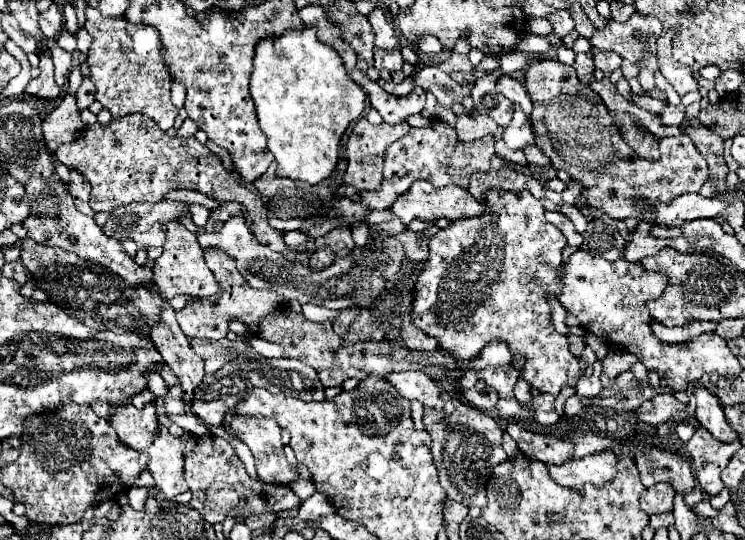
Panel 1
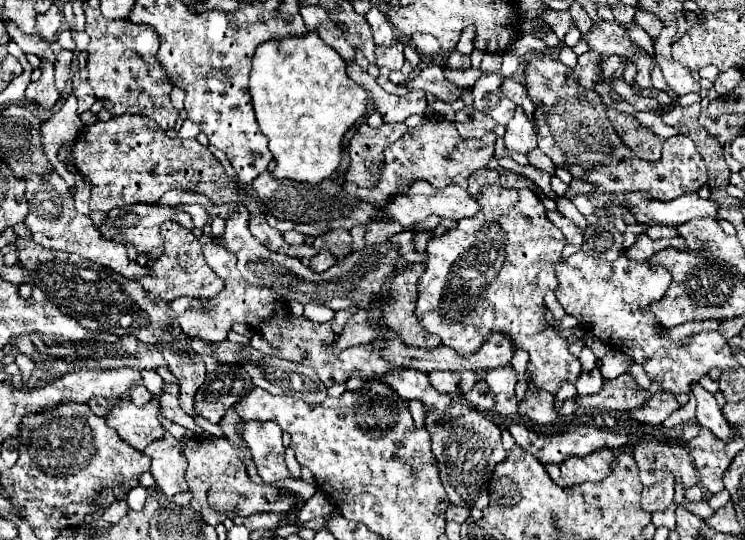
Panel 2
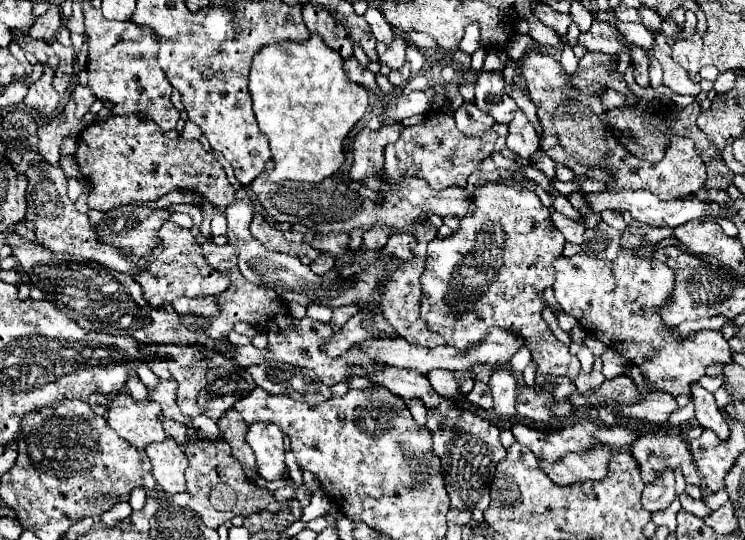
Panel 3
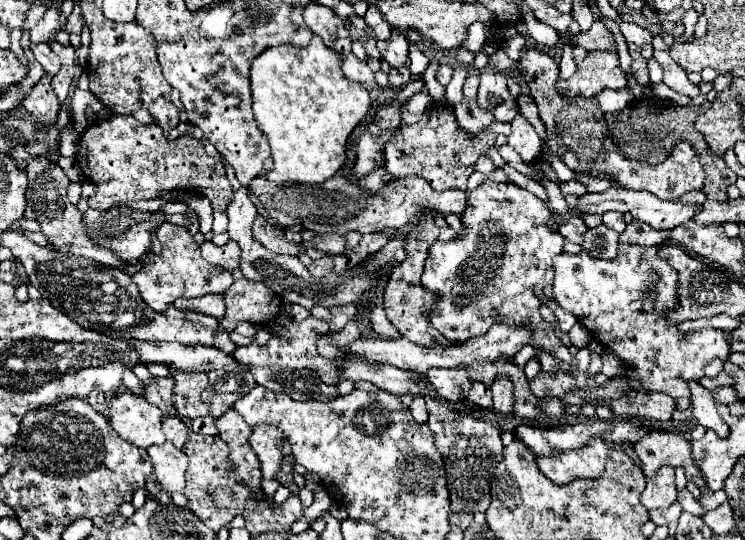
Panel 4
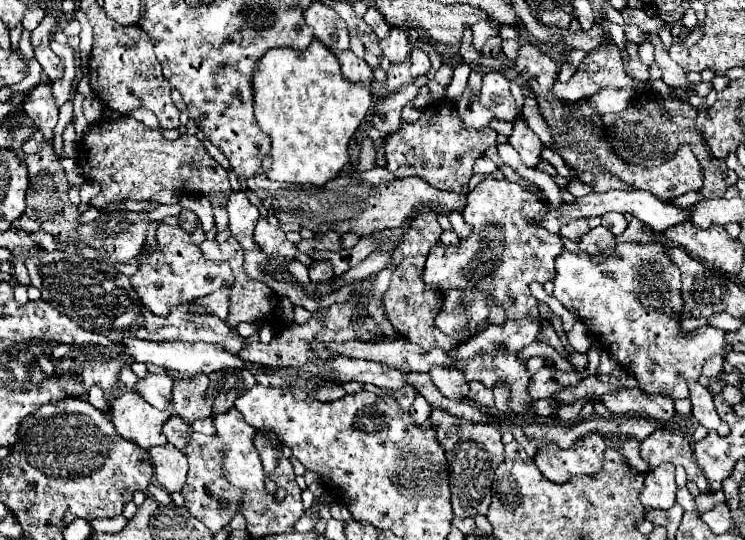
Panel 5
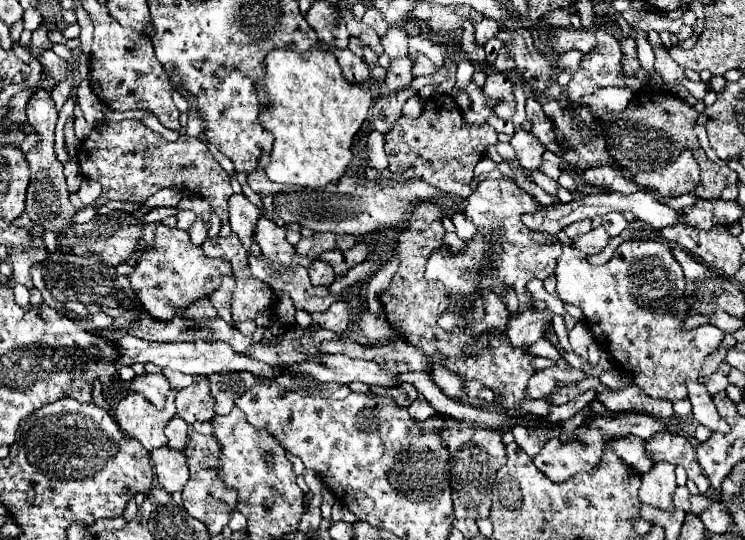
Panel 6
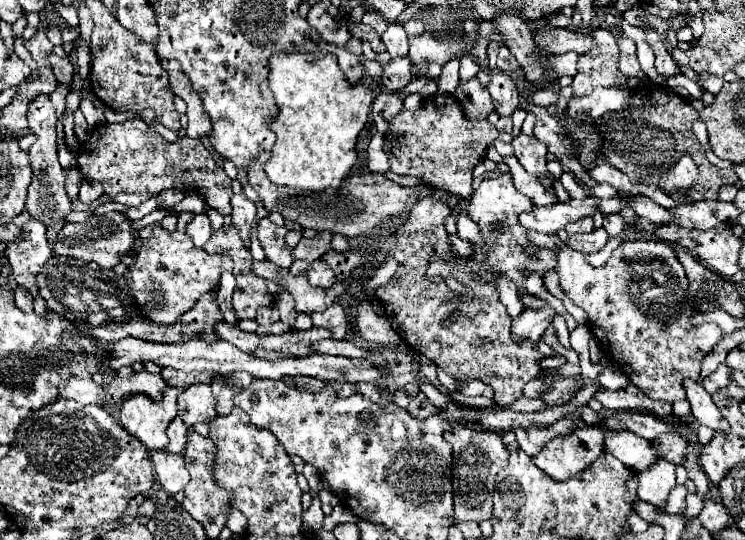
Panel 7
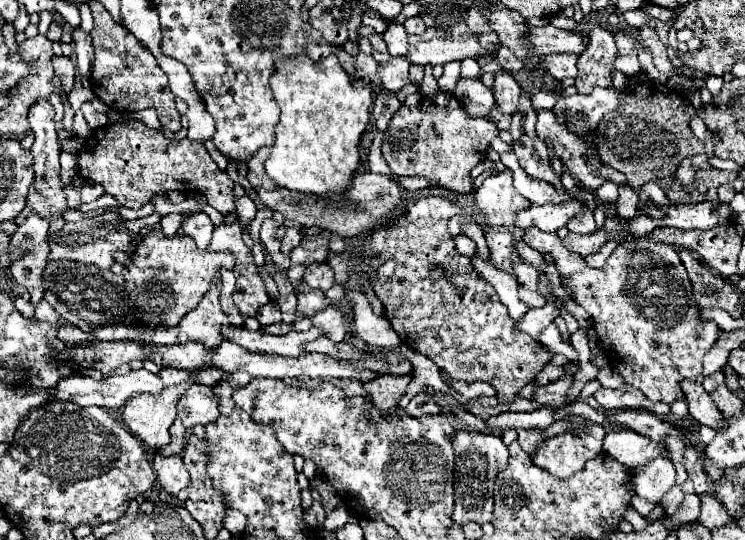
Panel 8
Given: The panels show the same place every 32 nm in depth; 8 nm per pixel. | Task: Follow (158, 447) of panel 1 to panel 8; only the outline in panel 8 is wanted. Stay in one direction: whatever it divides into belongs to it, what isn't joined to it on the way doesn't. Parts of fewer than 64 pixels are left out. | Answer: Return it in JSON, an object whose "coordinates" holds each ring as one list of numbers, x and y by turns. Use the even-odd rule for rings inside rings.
{"coordinates":[[154,456,154,470,158,476,158,484,168,492,168,494,178,494,184,490,190,482,190,474,182,464,180,456]]}

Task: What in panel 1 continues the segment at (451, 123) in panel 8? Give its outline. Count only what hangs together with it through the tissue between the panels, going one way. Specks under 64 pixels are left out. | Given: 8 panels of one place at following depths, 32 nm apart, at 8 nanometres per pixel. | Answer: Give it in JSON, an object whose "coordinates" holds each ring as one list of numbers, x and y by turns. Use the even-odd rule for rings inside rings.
{"coordinates":[[432,120,430,126,424,128,410,128,408,134,404,134,400,140,388,146,386,156,384,156,384,172,382,172,382,186,378,190,367,191,358,190,354,194,352,186,341,185,338,195,348,195,355,202,364,200,372,210,386,210,396,196,402,196,414,180,428,180,434,186,442,188,448,184,456,184,462,188,468,188,468,180,474,172,488,172,490,170,490,158,494,156,494,136,488,134,482,140,472,140,472,142,462,142,456,136,456,130,442,120]]}

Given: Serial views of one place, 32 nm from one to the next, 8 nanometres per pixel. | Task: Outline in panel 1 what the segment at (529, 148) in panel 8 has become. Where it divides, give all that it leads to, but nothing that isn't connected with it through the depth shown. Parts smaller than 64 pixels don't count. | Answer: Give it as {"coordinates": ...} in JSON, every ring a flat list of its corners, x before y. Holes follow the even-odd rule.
{"coordinates":[[516,104,514,106,514,118,512,122,504,128,504,142,512,150,524,150,526,146,536,144,536,136,532,130,532,124,528,116,522,112,522,108]]}

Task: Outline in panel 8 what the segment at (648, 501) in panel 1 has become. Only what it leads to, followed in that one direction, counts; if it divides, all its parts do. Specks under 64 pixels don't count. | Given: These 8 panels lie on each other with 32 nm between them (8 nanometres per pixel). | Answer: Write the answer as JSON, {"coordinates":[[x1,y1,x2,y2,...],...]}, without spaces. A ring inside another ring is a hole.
{"coordinates":[[666,458,650,460,644,468,632,468,630,476,636,488,636,494,650,500,652,504,660,502,662,496,676,484,674,464,670,464,670,460]]}

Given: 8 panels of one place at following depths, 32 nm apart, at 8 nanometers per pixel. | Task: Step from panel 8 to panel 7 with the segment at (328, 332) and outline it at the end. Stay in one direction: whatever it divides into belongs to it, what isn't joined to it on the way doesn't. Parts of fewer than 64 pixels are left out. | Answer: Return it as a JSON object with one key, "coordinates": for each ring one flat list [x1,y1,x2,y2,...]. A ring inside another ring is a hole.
{"coordinates":[[332,304,324,312,312,314,312,322,318,328,330,330,332,340,342,340,344,338,344,308,340,304]]}

